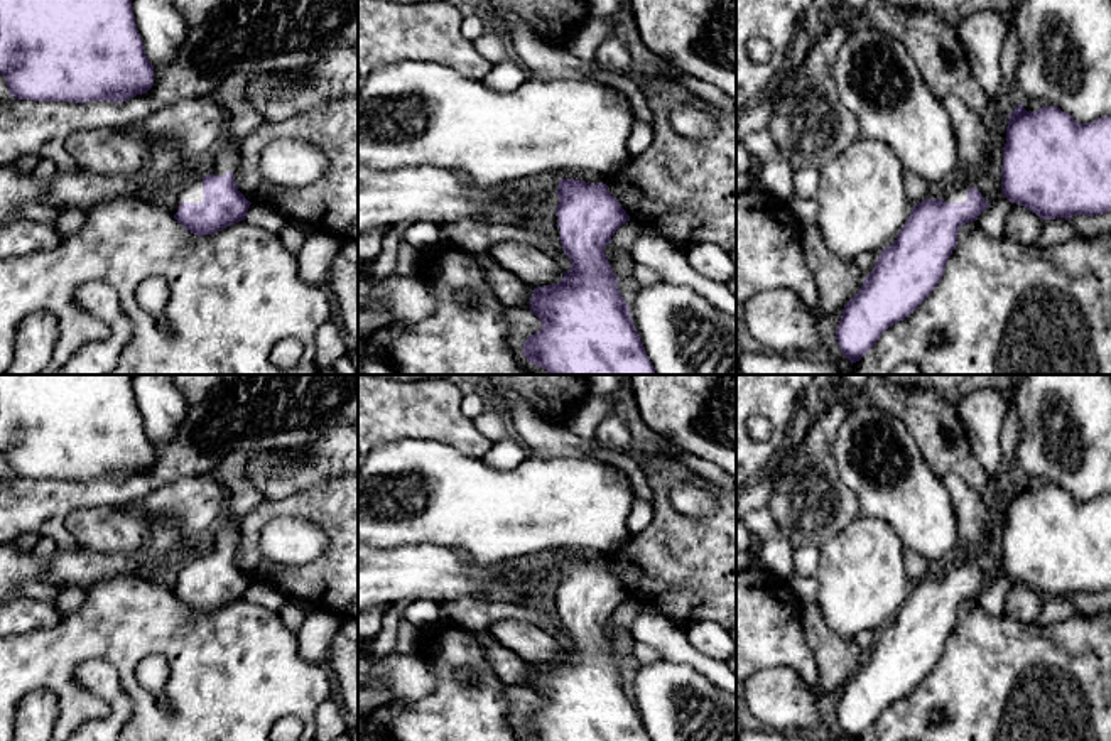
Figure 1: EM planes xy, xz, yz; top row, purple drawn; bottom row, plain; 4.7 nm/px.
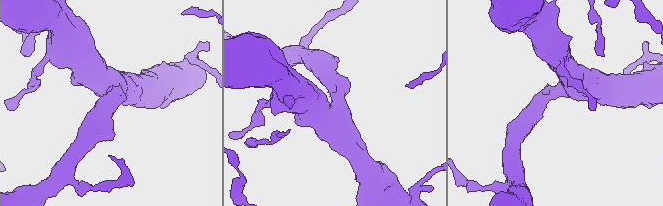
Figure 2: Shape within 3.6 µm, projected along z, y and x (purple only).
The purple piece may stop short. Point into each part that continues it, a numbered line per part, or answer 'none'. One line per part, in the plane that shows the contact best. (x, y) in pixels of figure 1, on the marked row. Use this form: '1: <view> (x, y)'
1: xy (189, 189)

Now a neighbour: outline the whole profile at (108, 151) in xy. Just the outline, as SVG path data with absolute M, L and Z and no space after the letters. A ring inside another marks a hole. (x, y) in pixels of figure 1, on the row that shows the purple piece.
M118 127L76 132L64 147L78 167L103 176L138 174L150 162L140 133Z

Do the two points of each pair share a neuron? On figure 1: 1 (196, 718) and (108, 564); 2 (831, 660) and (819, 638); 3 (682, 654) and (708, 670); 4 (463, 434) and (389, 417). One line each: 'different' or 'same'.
1: different
2: same
3: same
4: same

